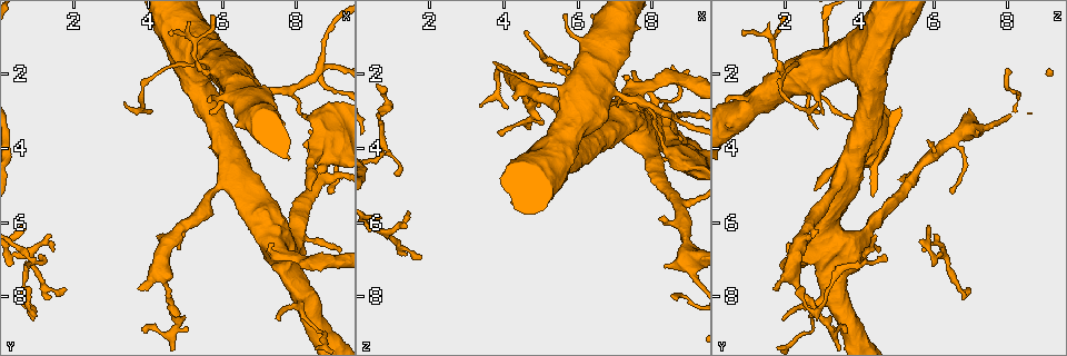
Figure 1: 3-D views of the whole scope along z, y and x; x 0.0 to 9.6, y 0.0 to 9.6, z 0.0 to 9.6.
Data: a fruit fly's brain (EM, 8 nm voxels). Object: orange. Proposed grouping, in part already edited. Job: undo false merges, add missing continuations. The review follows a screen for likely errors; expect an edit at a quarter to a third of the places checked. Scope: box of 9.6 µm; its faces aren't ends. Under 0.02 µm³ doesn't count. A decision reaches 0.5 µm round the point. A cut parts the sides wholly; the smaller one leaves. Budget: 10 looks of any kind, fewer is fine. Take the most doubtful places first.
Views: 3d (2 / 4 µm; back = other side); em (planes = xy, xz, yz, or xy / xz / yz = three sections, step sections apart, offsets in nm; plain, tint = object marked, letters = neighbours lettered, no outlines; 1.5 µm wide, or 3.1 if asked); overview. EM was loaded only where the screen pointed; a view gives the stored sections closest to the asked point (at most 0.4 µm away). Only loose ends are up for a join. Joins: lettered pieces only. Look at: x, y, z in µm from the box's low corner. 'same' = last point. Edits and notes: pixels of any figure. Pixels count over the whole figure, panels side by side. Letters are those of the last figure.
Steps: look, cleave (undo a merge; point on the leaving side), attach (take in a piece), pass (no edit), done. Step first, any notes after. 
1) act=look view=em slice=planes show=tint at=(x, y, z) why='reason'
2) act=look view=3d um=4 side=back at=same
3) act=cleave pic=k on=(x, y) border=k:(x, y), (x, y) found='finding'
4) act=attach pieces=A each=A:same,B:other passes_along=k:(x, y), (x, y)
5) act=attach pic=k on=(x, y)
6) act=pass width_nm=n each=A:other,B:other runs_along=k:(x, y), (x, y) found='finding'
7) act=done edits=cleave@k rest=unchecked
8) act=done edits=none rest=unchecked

act=look view=3d um=2 at=(1.40, 6.75, 5.75) why='branch stops here'

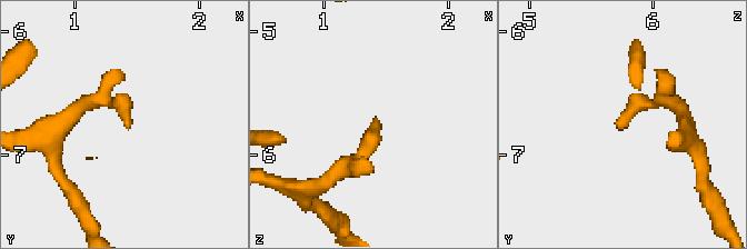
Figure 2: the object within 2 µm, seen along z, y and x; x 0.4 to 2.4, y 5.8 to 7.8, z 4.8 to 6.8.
act=look view=em slice=planes show=letters at=(1.40, 6.74, 5.68)

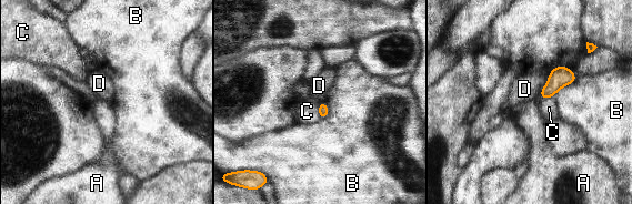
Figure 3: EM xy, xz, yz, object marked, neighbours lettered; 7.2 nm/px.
act=pass longest_contact=B:240nm each=A:other,B:other,C:other,D:other border=3:(549, 75), (545, 85), (538, 95) found='none of them fits'

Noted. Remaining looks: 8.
act=look view=em slice=planes show=letters at=(4.55, 0.95, 0.85) why='branch stops here'

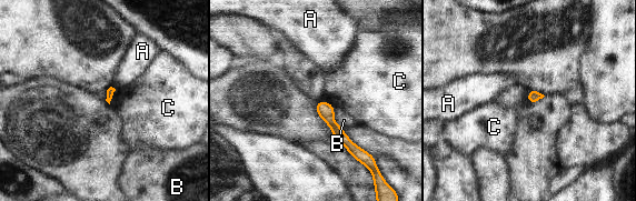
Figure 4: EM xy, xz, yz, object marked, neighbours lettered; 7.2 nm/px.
act=pass longest_contact=B:150nm each=A:other,B:other,C:other found='none of them fits'

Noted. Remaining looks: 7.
act=look view=em slice=planes show=plain at=(3.90, 8.95, 3.60) why='thin end'

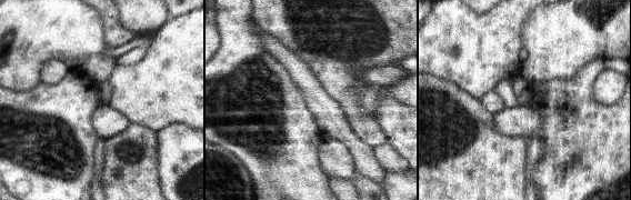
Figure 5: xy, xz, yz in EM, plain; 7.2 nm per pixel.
act=look view=em slice=planes show=tint at=same why='with the object marked'

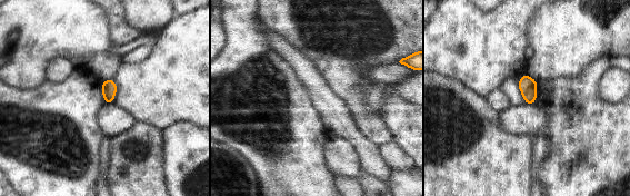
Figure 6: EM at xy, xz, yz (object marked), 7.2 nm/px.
act=look view=em slice=planes show=letters at=same

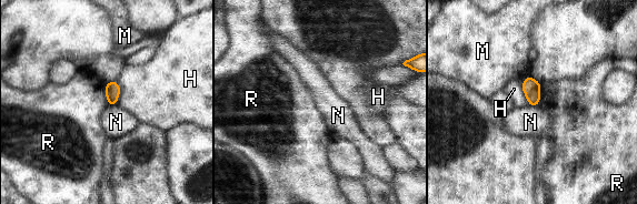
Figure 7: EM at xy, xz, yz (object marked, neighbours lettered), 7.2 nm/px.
act=pass width_nm=110 each=H:other,M:other,N:other,R:other border=7:(105, 83), (105, 94), (109, 105) found='no lettered piece goes on from it'

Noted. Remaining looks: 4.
act=look view=3d um=2 at=(8.85, 5.20, 6.45) why='tapers out'

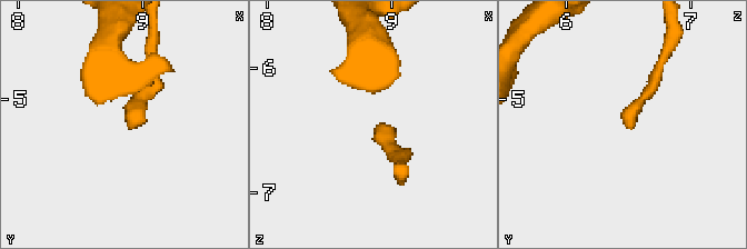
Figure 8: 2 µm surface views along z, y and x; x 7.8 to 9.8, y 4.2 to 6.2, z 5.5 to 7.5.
act=look view=em slice=planes show=letters at=(8.90, 5.22, 6.44) why='now the EM'

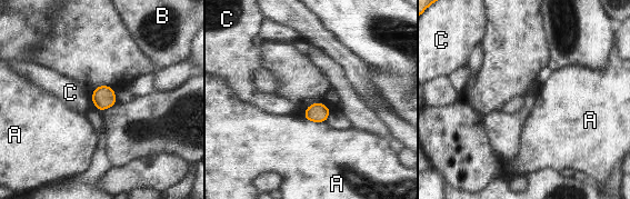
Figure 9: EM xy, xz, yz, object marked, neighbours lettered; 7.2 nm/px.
act=pass each=A:other,B:other,C:other border=9:(303, 117), (313, 121), (324, 122) found='none of them fits'

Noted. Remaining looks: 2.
act=done edits=none rest=unchecked

